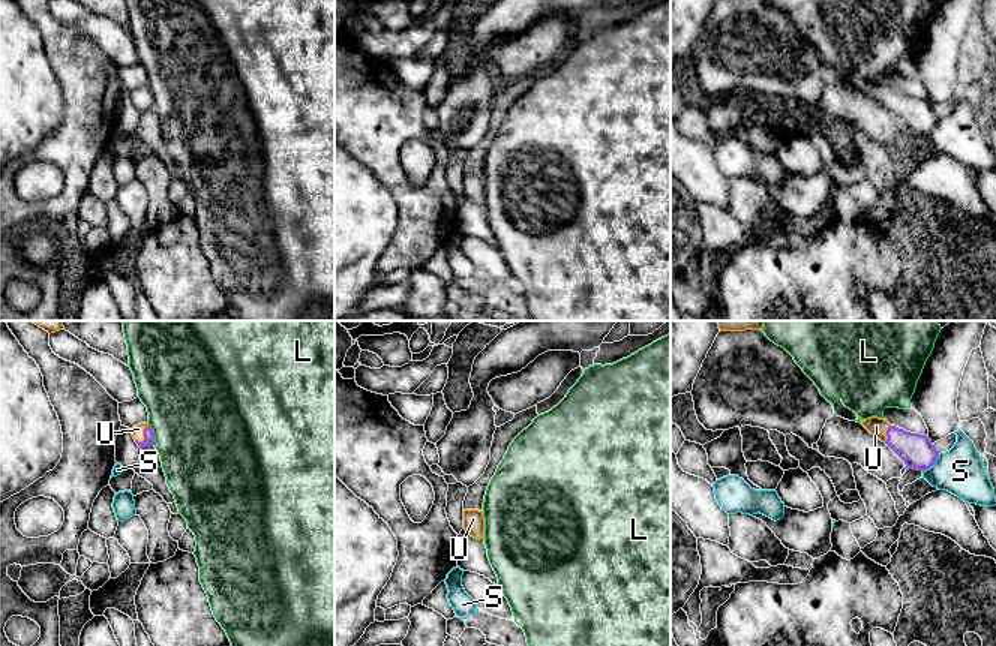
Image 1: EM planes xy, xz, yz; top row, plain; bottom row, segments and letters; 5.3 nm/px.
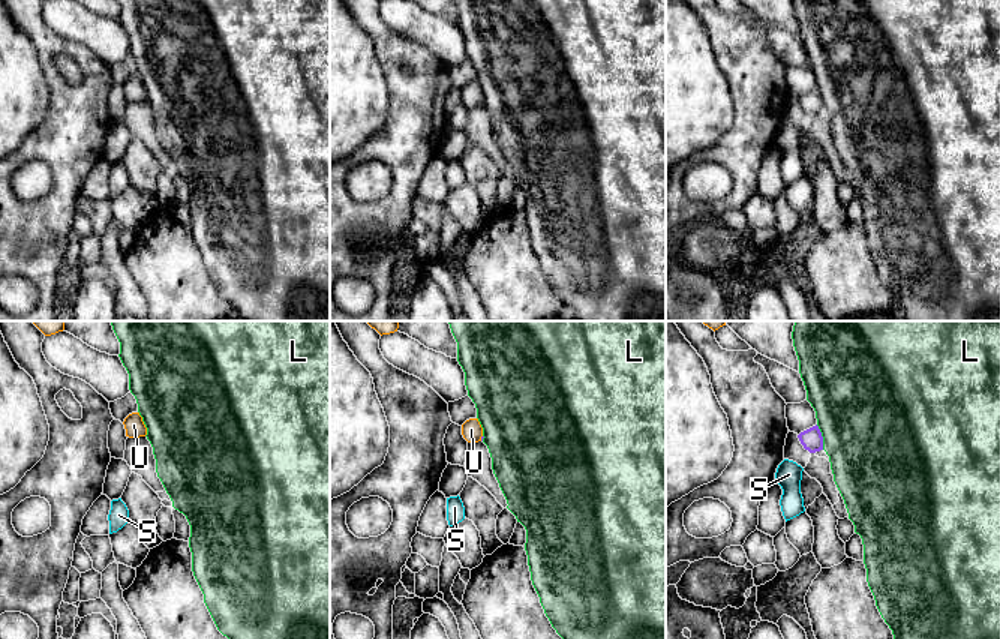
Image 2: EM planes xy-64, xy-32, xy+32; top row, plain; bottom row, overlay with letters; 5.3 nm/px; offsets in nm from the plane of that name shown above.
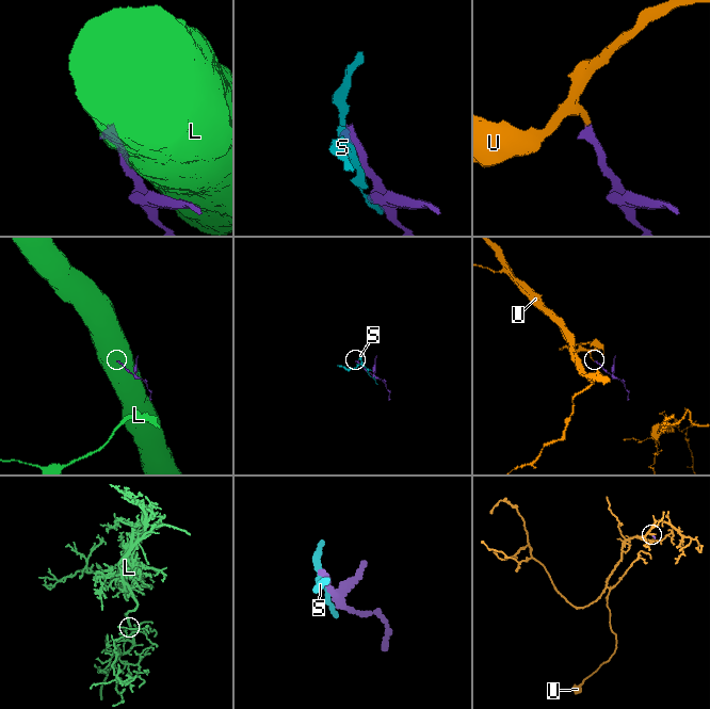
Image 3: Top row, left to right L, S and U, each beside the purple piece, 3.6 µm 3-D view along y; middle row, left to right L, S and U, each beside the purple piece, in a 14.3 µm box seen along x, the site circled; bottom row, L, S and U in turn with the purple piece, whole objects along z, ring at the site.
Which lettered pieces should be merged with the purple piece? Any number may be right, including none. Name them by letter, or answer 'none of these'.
U

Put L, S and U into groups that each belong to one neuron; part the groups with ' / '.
L / S / U

